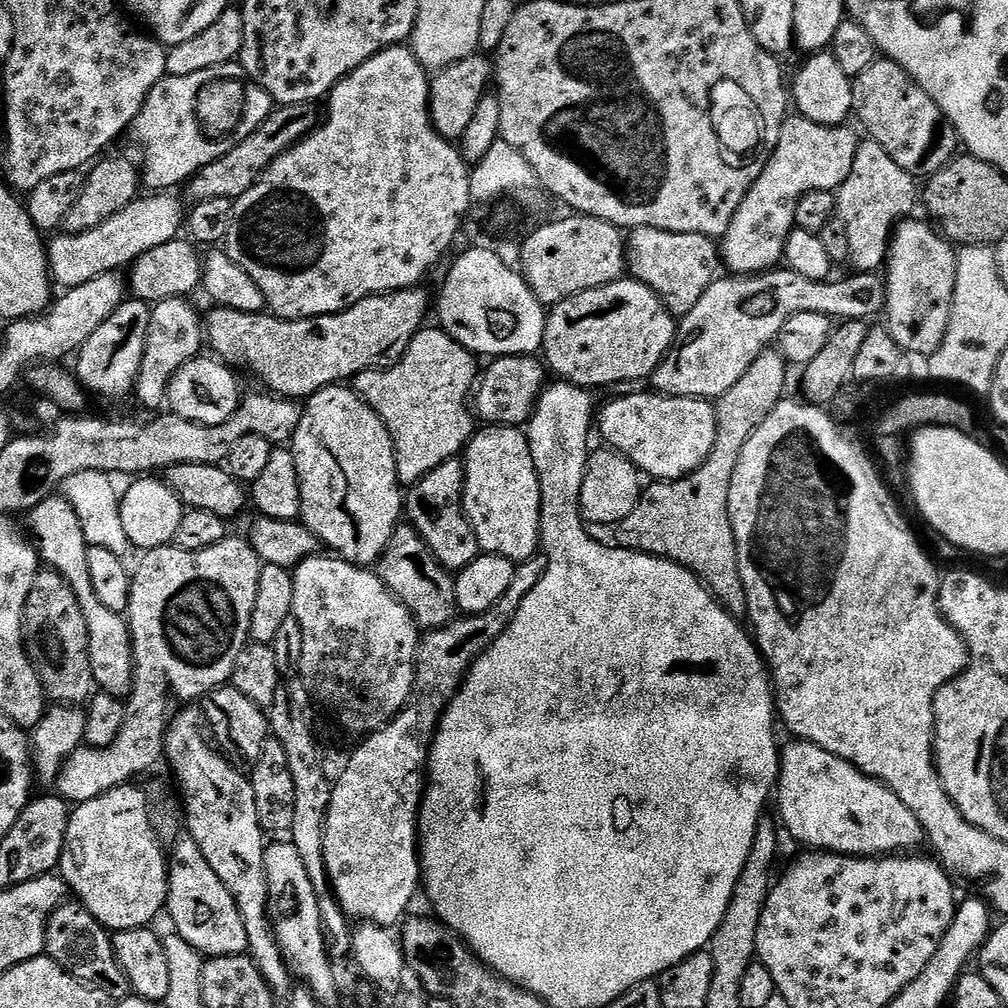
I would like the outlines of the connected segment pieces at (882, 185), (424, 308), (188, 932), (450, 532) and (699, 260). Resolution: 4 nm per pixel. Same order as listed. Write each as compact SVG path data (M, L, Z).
M861 139L854 166L850 166L850 174L841 179L836 192L836 210L838 218L846 222L848 254L856 272L876 272L885 267L888 245L901 221L915 213L916 204L918 208L917 177L902 170L878 142Z
M423 287L403 288L401 292L381 292L378 296L368 296L362 302L358 302L354 306L350 306L345 312L335 312L334 314L326 314L325 316L315 316L314 318L306 318L305 320L284 320L281 316L273 316L271 314L257 314L255 312L239 312L238 310L230 310L229 308L213 307L212 313L206 316L206 344L210 349L213 348L215 355L219 357L223 363L229 366L237 366L236 364L244 363L258 379L261 380L263 387L269 393L282 396L285 398L307 398L315 394L318 390L322 390L331 384L351 381L359 372L371 372L373 370L383 370L392 367L393 364L402 359L406 354L406 350L410 346L410 342L419 334L421 328L425 327L424 320L430 316L430 300L428 304L428 296L423 292Z
M181 834L176 840L176 845L170 848L168 856L168 902L166 916L172 919L175 935L186 938L190 946L197 948L205 957L214 956L242 956L248 951L246 926L242 922L242 914L238 914L238 906L234 902L234 894L226 890L222 878L214 874L210 862L206 862L202 850L198 850L198 842L187 834Z
M463 459L442 462L442 466L430 470L430 474L411 485L406 492L406 516L442 567L459 570L470 566L470 562L481 555L478 538L470 526L468 515L464 513Z
M637 228L626 240L626 268L631 279L650 286L650 290L658 294L660 301L673 316L683 318L694 309L702 294L718 279L722 256L718 251L717 241L710 236L693 232L667 232L657 228Z

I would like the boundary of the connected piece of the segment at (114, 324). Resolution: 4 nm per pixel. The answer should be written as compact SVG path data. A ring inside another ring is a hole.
M135 298L125 299L124 303L90 334L90 338L81 346L75 375L81 385L89 393L105 396L108 400L120 400L123 396L131 397L136 387L138 372L142 366L142 354L146 350L146 338L150 330L152 308L143 300Z

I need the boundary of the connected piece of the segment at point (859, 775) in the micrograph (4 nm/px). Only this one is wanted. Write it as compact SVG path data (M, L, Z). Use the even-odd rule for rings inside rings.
M793 739L792 744L783 745L780 753L780 779L778 781L778 796L780 792L780 816L779 823L782 825L783 831L788 832L803 847L808 850L819 850L821 852L837 852L840 856L887 856L889 854L908 854L921 843L925 843L926 837L924 828L918 822L918 818L914 818L914 814L910 810L910 806L906 806L906 802L902 802L902 798L898 798L898 794L894 794L894 790L890 790L881 780L876 780L872 776L866 775L861 768L855 768L850 762L846 762L842 758L838 758L834 754L830 754L830 750L822 750L822 746L811 744L805 740Z

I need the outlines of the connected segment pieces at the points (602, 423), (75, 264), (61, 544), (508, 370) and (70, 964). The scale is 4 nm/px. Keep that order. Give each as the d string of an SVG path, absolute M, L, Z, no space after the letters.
M641 390L638 394L630 394L629 396L616 396L598 412L598 436L605 440L607 447L614 452L620 452L626 456L629 462L635 468L640 469L645 477L651 478L653 481L661 480L680 480L683 476L689 476L694 470L698 470L706 462L706 458L710 454L710 450L714 450L714 442L716 441L716 409L713 401L695 400L694 398L686 398L685 396L662 396L655 390Z
M147 194L141 195L130 206L118 210L102 226L94 226L94 230L88 230L77 236L67 234L56 234L51 237L48 249L48 270L52 274L52 279L57 285L61 284L61 289L67 290L82 286L82 282L90 282L107 272L120 272L129 266L135 265L136 259L142 254L146 254L154 246L162 246L166 242L177 239L179 230L186 220L186 208L180 205L180 200L176 194Z
M63 494L47 496L30 513L32 532L30 536L38 545L40 559L51 571L64 576L74 590L86 618L88 645L90 646L90 670L94 670L94 682L99 691L127 698L132 693L132 683L136 680L136 659L132 649L132 632L127 619L121 613L109 610L98 599L94 581L90 578L89 544L86 534L82 534L82 522L74 514L74 506Z
M535 355L498 356L489 364L492 365L485 372L483 369L474 389L475 415L488 426L527 425L546 387L545 365Z
M82 903L59 904L50 914L44 939L44 955L58 962L58 966L62 966L62 970L66 970L78 982L94 990L102 990L102 994L106 994L113 1002L133 995L130 982L116 961L109 929L102 927L98 918L94 918L94 914L90 914L90 910L86 910Z

